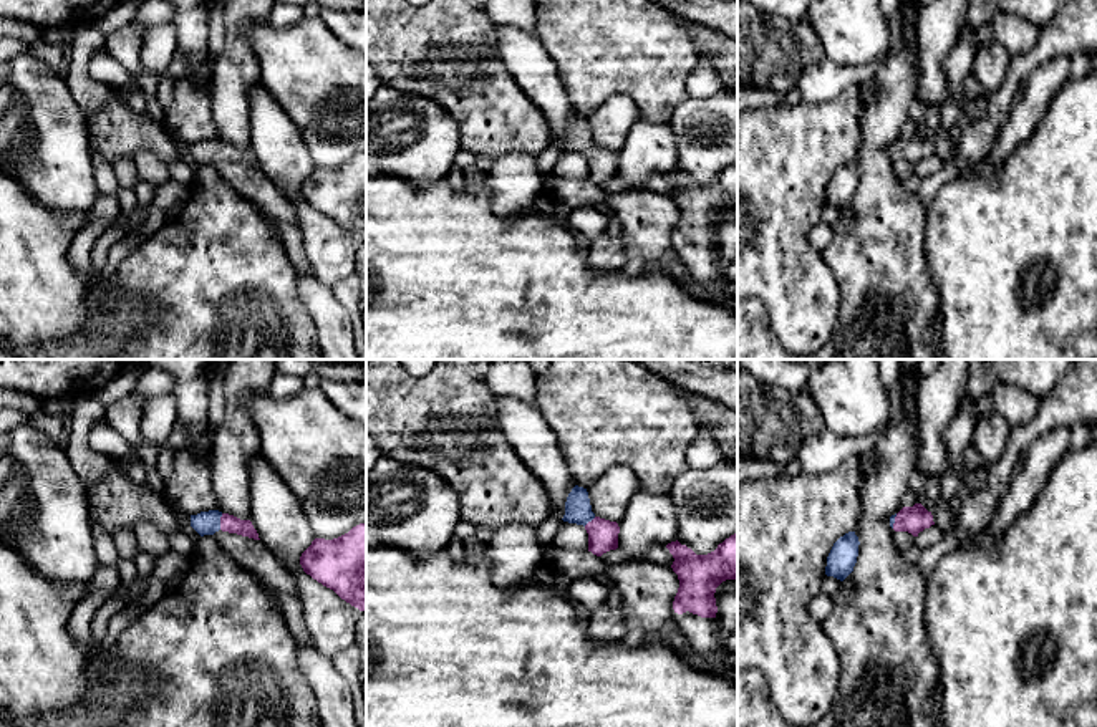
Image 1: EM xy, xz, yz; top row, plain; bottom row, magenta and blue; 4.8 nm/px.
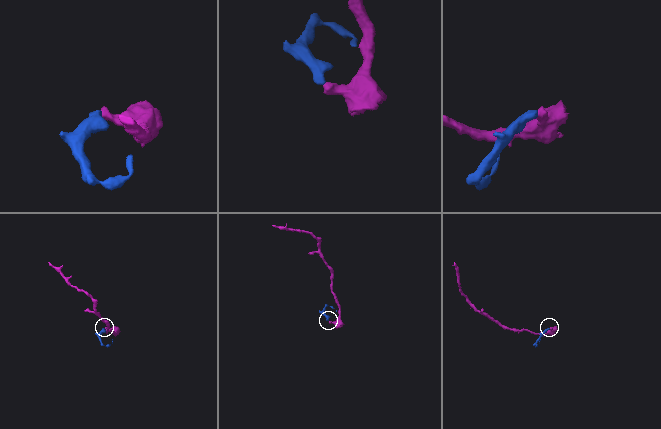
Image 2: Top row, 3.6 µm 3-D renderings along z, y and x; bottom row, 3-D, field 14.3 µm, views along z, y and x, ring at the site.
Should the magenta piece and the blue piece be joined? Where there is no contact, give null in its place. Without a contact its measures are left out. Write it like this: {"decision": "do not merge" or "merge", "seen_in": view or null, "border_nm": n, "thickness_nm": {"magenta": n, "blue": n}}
{"decision": "merge", "seen_in": "xy", "border_nm": 80, "thickness_nm": {"magenta": 90, "blue": 110}}

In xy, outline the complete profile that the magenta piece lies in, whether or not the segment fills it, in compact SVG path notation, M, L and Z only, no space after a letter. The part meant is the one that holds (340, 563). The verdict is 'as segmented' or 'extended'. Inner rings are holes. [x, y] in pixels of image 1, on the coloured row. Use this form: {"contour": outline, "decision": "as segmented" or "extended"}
{"contour": "M366 522L333 540L315 538L302 553L300 565L341 599L366 609Z", "decision": "as segmented"}

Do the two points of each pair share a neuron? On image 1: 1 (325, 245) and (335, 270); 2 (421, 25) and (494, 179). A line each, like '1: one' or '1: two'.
1: one
2: two

